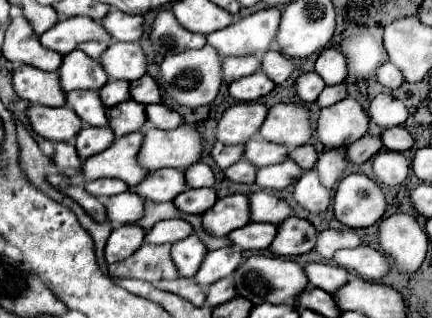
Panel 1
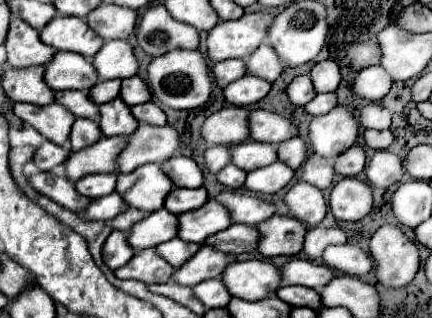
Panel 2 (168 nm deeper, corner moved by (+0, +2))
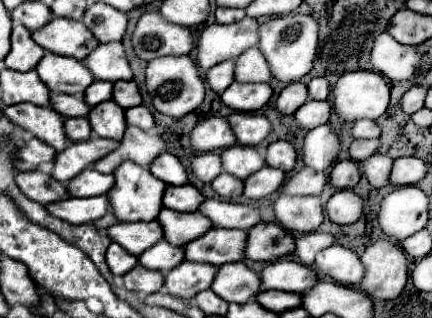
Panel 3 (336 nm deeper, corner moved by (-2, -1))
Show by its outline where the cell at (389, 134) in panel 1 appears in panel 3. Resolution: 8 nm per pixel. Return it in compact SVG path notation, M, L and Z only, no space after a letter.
M354 140L350 146L350 158L356 162L364 162L366 158L370 158L372 154L376 154L380 148L380 140Z

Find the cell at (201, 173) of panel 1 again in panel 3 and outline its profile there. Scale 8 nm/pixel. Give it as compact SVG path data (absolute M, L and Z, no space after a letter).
M162 152L150 166L148 170L160 178L162 182L166 184L172 184L172 186L182 186L182 182L188 182L188 172L186 168L182 166L182 162L170 154L170 152Z

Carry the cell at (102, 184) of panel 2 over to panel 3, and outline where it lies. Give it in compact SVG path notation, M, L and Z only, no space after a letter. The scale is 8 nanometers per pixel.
M94 168L84 170L82 174L78 174L78 178L68 182L70 196L76 196L76 198L90 198L90 196L108 194L112 186L114 186L114 176L112 174L100 174Z

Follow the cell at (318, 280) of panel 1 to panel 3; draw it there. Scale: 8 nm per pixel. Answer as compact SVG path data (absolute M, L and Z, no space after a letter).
M278 260L262 270L262 290L284 290L302 294L316 286L316 272L294 260Z

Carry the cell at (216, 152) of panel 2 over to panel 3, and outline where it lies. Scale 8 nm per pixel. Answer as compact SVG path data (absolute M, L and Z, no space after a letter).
M206 152L192 160L192 170L202 182L212 182L222 172L222 160L214 152Z

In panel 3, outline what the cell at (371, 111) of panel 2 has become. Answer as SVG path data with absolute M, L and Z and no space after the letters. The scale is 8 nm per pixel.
M358 120L352 128L354 138L378 138L380 126L374 120Z

